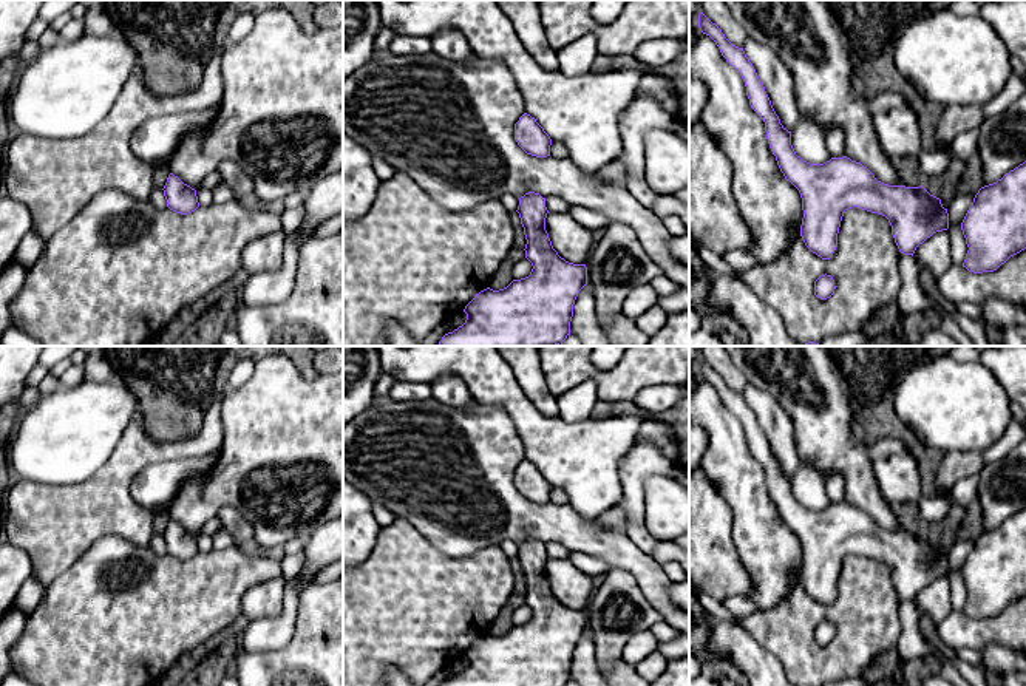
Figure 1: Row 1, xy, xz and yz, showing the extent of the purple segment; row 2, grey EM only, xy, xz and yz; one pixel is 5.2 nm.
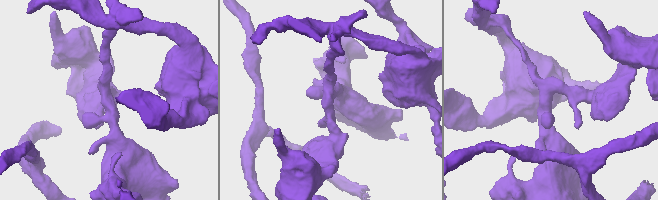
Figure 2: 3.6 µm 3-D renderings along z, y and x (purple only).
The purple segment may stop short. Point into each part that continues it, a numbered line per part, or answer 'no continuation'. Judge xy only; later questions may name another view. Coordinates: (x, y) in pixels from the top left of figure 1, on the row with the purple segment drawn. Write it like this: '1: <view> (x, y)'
1: xy (121, 269)

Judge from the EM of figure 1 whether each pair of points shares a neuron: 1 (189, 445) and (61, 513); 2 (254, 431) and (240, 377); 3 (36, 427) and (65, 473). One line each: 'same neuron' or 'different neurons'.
1: same neuron
2: different neurons
3: same neuron

